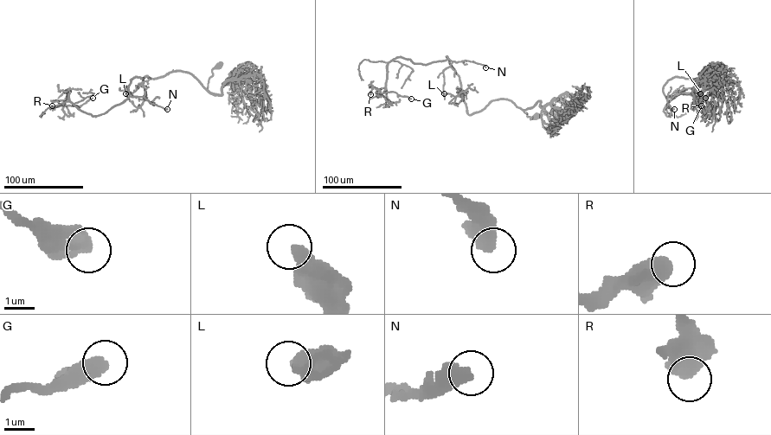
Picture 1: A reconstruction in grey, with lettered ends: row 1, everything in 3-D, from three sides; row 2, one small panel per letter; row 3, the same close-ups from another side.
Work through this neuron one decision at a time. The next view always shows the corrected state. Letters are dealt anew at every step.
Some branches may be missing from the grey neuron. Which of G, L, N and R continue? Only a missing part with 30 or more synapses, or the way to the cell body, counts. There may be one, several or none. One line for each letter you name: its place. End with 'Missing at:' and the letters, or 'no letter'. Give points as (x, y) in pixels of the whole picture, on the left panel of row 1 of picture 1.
N: (167, 109)
Missing at: N

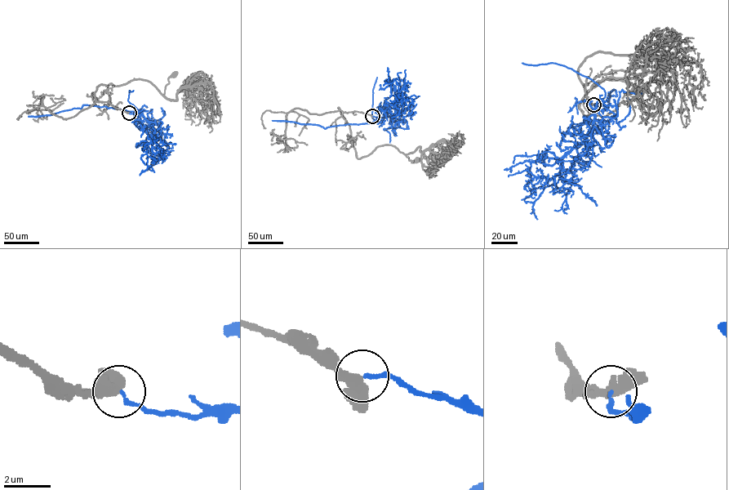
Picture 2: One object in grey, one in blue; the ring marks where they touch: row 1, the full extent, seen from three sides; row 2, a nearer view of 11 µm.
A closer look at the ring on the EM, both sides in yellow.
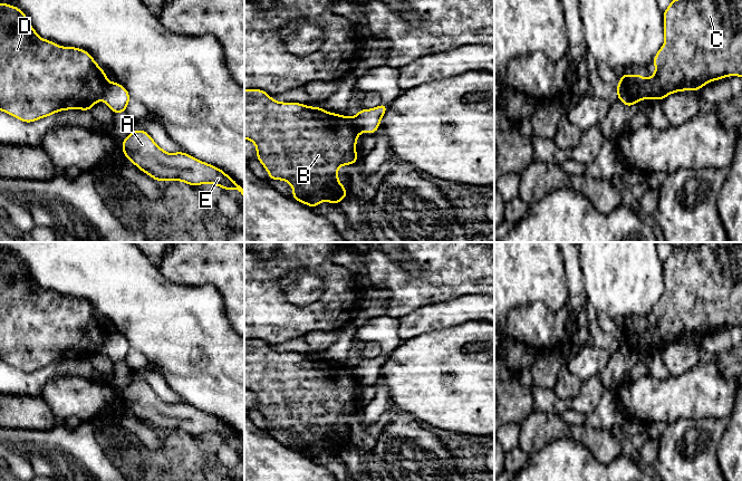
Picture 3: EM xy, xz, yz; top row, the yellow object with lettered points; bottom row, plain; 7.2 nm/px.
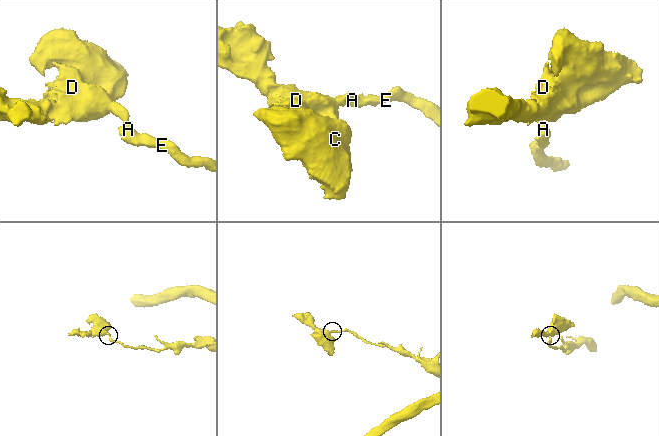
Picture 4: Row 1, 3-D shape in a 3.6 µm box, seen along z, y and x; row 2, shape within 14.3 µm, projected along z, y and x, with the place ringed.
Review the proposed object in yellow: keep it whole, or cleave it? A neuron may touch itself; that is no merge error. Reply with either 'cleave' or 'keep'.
cleave

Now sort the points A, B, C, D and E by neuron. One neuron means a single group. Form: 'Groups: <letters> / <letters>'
Groups: A E / B C D

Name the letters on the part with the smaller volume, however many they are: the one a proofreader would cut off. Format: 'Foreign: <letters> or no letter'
Foreign: B, C, D

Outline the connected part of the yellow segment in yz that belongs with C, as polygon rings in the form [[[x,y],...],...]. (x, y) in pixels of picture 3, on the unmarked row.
[[[702,242],[687,248],[673,248],[663,266],[665,292],[654,307],[655,324],[649,328],[642,328],[639,323],[635,323],[628,328],[628,321],[624,321],[617,335],[624,340],[630,355],[647,348],[662,352],[669,344],[682,340],[698,341],[709,331],[726,326],[742,327],[742,242]]]

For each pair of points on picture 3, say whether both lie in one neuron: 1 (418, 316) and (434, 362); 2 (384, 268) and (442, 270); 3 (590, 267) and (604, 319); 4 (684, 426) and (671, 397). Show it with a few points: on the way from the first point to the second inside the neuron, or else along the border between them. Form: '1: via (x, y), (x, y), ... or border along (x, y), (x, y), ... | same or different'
1: border along (450, 326), (443, 329), (426, 330), (402, 342) | different
2: via (398, 281), (427, 281) | same
3: border along (598, 313), (605, 313), (620, 323) | different
4: border along (706, 417), (677, 419), (667, 424) | different

